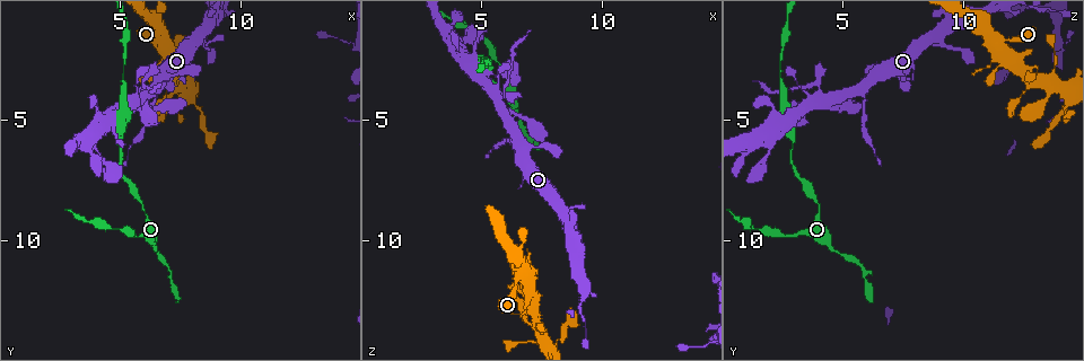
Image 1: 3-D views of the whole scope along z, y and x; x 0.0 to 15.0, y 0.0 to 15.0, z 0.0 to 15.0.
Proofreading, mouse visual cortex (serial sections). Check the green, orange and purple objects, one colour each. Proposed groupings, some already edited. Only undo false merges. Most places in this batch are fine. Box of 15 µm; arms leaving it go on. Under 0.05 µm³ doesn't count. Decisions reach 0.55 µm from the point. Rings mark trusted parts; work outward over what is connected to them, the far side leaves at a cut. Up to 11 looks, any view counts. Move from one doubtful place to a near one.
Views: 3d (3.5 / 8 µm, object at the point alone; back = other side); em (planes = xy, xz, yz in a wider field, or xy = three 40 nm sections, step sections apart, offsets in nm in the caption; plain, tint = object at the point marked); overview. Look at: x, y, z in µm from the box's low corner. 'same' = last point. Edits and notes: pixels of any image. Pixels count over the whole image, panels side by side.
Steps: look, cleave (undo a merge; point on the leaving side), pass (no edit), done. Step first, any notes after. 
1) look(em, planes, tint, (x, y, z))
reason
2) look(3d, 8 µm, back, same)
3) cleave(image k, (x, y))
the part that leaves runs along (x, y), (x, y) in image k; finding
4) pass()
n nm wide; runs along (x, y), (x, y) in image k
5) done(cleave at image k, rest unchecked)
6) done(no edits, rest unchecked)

look(3d, 3.5 µm, (6.5, 3.9, 5.8))
branch point

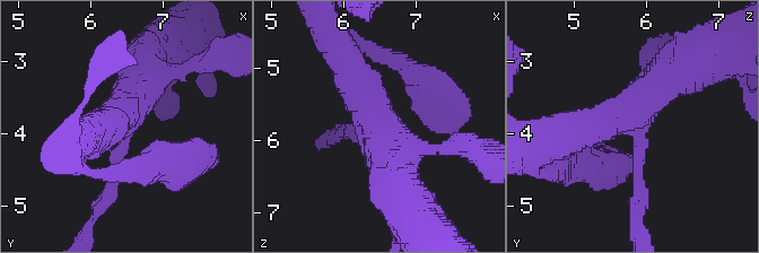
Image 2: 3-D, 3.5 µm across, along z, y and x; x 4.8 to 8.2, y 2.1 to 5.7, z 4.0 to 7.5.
look(em, xy, step 1, plain, same)
3 arms; arms of 150, 500, 600 nm; shape alone is not enough

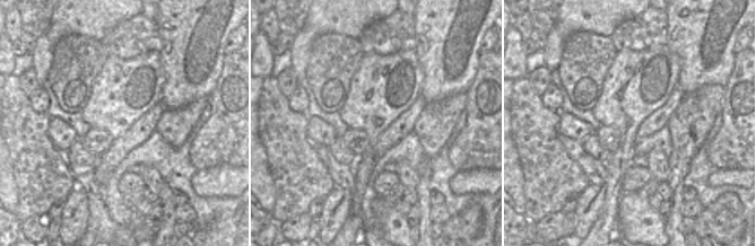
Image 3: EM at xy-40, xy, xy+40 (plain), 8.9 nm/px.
look(em, xy, step 1, tint, same)

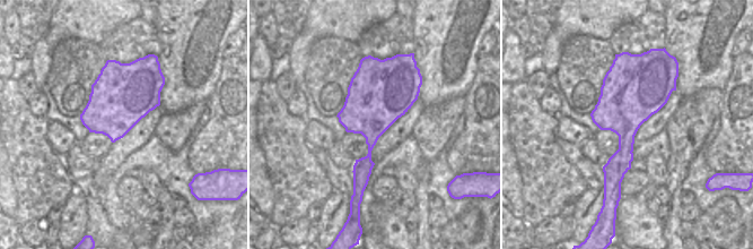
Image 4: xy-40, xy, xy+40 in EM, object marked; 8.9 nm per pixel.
cleave(image 2, (637, 180))
the part that leaves runs along (639, 145), (636, 235) in image 2; a second cell is stuck on

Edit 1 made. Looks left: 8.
look(3d, 3.5 µm, (5.7, 3.4, 3.1))
thin neck

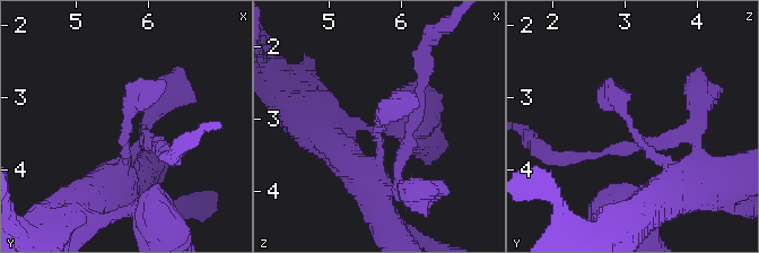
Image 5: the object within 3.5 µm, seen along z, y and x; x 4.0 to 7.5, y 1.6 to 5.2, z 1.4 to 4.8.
look(em, xy, step 1, tint, (5.70, 3.35, 3.05))

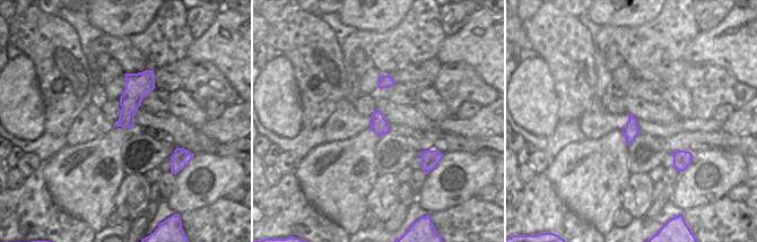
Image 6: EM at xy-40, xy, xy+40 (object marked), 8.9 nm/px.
pass()
runs along (690, 188), (635, 132), (609, 84) in image 5; all the same cell

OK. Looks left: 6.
look(3d, 8 µm, (4.7, 9.5, 1.2))
narrows sharply

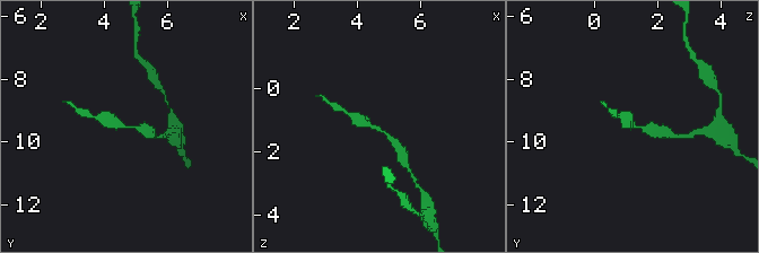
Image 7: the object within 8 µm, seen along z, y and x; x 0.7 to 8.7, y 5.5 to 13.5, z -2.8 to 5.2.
look(em, xy, step 1, tint, (4.6, 9.5, 1.3))
arms of 300, 350 nm

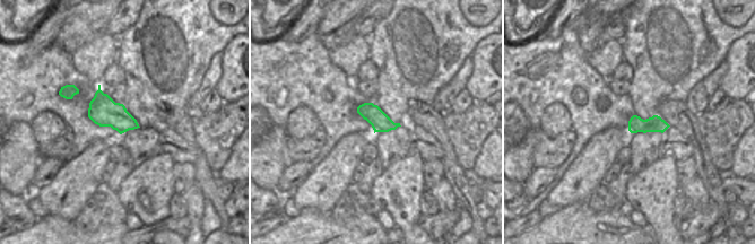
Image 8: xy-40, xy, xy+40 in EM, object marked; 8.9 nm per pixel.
pass()
runs along (401, 150), (386, 133), (351, 115) in image 7; one cell here

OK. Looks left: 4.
look(3d, 3.5 µm, (6.9, 2.9, 12.7))
sharp bend

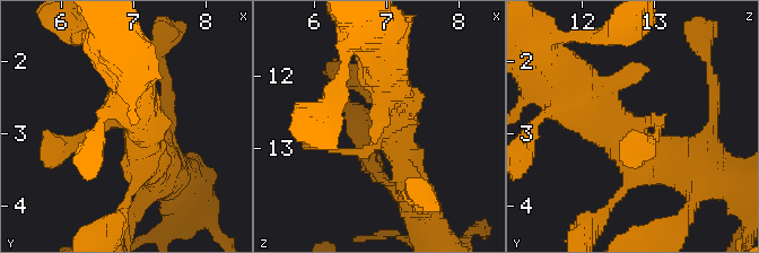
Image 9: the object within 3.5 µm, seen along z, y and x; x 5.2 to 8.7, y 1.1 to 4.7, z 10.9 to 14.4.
look(em, xy, step 2, tint, (7.00, 2.90, 12.80))
need the tissue

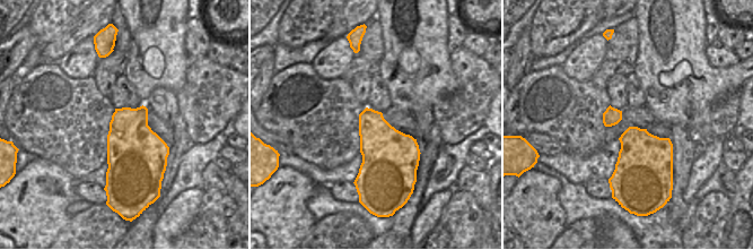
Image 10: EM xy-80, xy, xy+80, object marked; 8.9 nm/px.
pass()
runs along (568, 105), (644, 157), (692, 165) in image 9; continuous, no second cell

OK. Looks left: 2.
done(cleave at image 2, rest unchecked)

